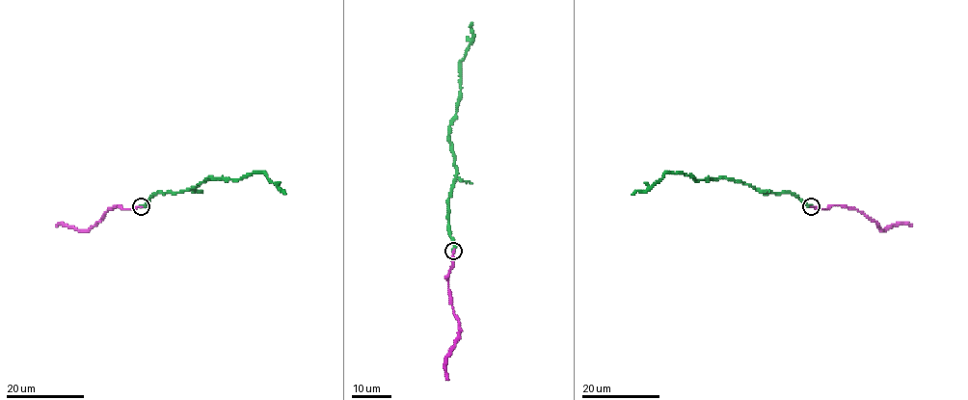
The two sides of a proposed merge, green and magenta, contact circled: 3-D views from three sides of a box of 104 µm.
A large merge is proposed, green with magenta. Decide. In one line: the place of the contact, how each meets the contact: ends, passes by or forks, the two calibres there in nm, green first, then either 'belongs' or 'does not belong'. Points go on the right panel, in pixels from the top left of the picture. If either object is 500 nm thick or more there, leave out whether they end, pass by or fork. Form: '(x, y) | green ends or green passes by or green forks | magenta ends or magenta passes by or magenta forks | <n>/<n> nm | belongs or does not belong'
(811, 206) | green ends | magenta ends | 320/320 nm | belongs

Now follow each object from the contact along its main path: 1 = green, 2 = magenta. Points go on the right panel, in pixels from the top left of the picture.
1: (811, 206), (788, 191), (763, 193), (725, 177), (694, 180), (683, 173), (665, 173), (646, 191), (631, 195)
2: (811, 206), (854, 208), (878, 223), (883, 231), (893, 225), (913, 226)

